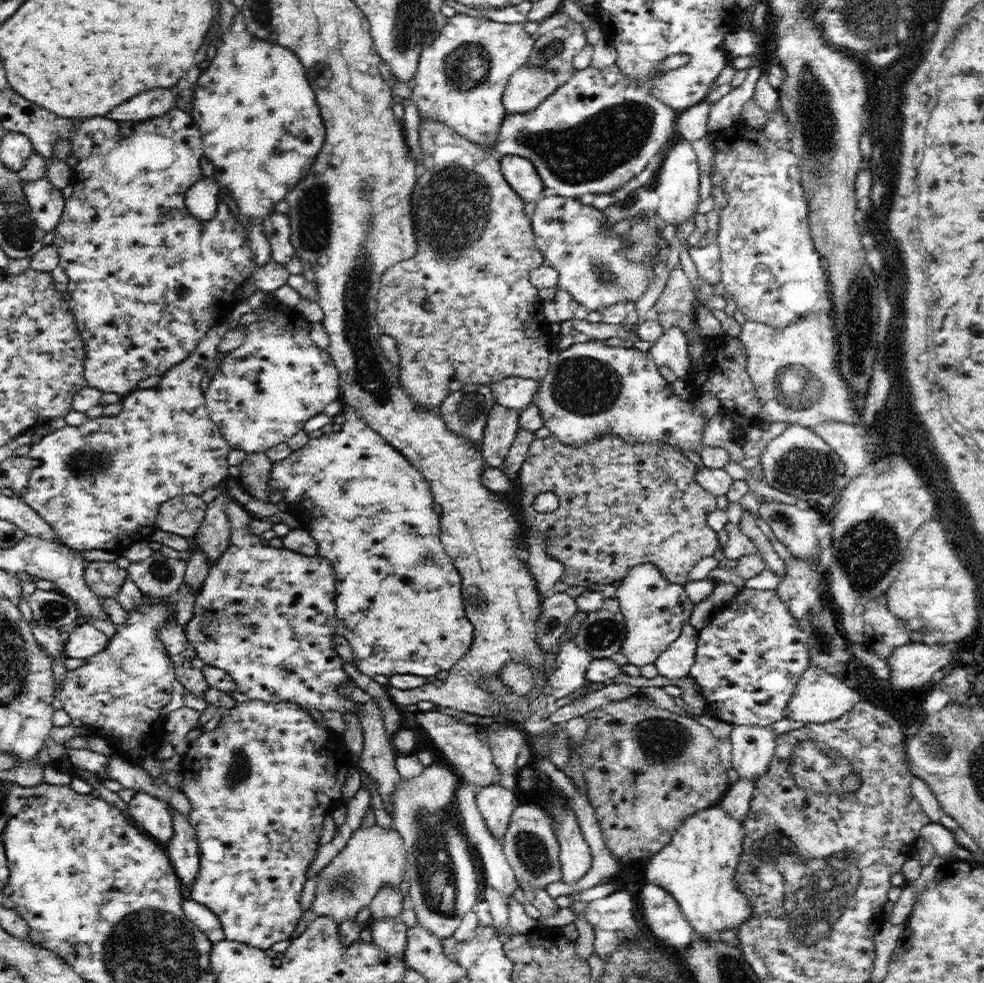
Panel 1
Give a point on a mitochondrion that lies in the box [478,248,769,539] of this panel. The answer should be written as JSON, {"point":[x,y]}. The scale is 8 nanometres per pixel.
{"point":[585,386]}

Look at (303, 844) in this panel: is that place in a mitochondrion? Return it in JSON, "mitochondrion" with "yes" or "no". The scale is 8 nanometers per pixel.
{"mitochondrion":"no"}

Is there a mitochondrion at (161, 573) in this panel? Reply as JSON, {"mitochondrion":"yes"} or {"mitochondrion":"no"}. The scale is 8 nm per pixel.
{"mitochondrion":"yes"}

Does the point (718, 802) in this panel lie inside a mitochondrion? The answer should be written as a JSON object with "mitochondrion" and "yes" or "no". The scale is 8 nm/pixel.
{"mitochondrion":"no"}

